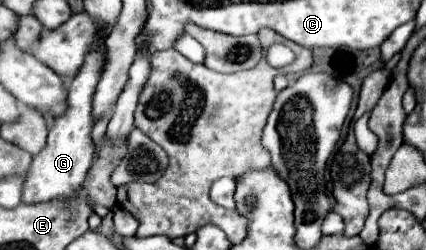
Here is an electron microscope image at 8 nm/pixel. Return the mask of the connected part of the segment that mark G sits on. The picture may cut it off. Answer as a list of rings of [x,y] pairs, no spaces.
[[[90,49],[90,53],[84,59],[82,69],[78,75],[72,79],[68,87],[68,97],[66,97],[66,111],[54,119],[54,125],[50,127],[46,147],[42,153],[38,153],[32,159],[32,165],[28,169],[28,179],[24,183],[24,203],[42,203],[50,201],[56,197],[72,195],[84,181],[84,175],[88,167],[92,165],[92,155],[94,155],[94,141],[92,141],[92,127],[94,127],[94,115],[92,115],[92,99],[94,99],[94,89],[100,81],[102,73],[102,53],[98,49]]]

